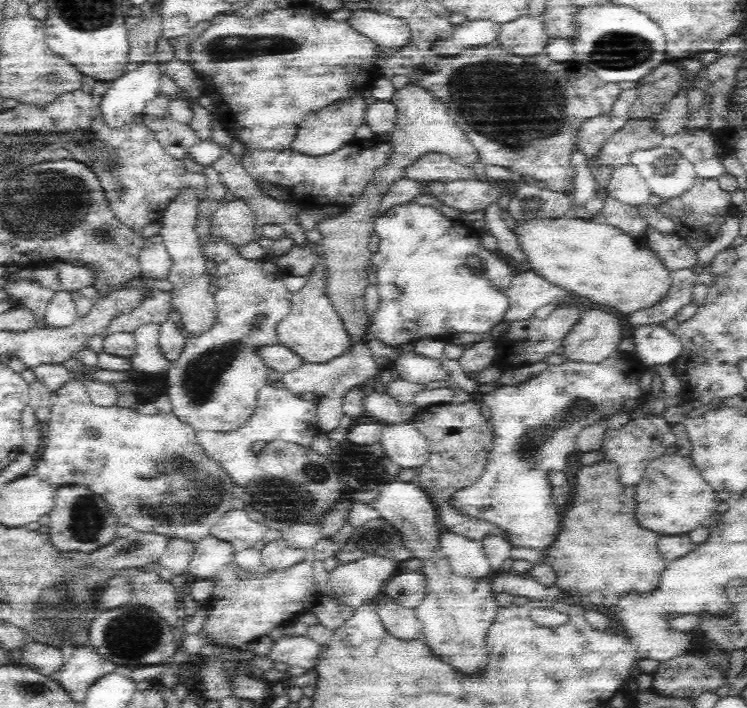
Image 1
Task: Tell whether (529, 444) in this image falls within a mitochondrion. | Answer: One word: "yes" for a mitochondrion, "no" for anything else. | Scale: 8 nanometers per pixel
yes

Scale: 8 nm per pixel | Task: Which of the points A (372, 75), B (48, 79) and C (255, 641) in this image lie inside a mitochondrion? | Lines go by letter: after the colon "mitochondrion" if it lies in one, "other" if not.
A: other
B: mitochondrion
C: other

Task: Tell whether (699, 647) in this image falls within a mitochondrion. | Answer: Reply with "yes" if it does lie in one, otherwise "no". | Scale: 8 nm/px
no

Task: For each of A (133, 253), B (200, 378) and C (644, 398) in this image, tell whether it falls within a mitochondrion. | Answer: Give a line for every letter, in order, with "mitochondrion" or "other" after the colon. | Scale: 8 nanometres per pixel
A: other
B: mitochondrion
C: other

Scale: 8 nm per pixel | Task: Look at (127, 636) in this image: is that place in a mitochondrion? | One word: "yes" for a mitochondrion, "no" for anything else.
yes

